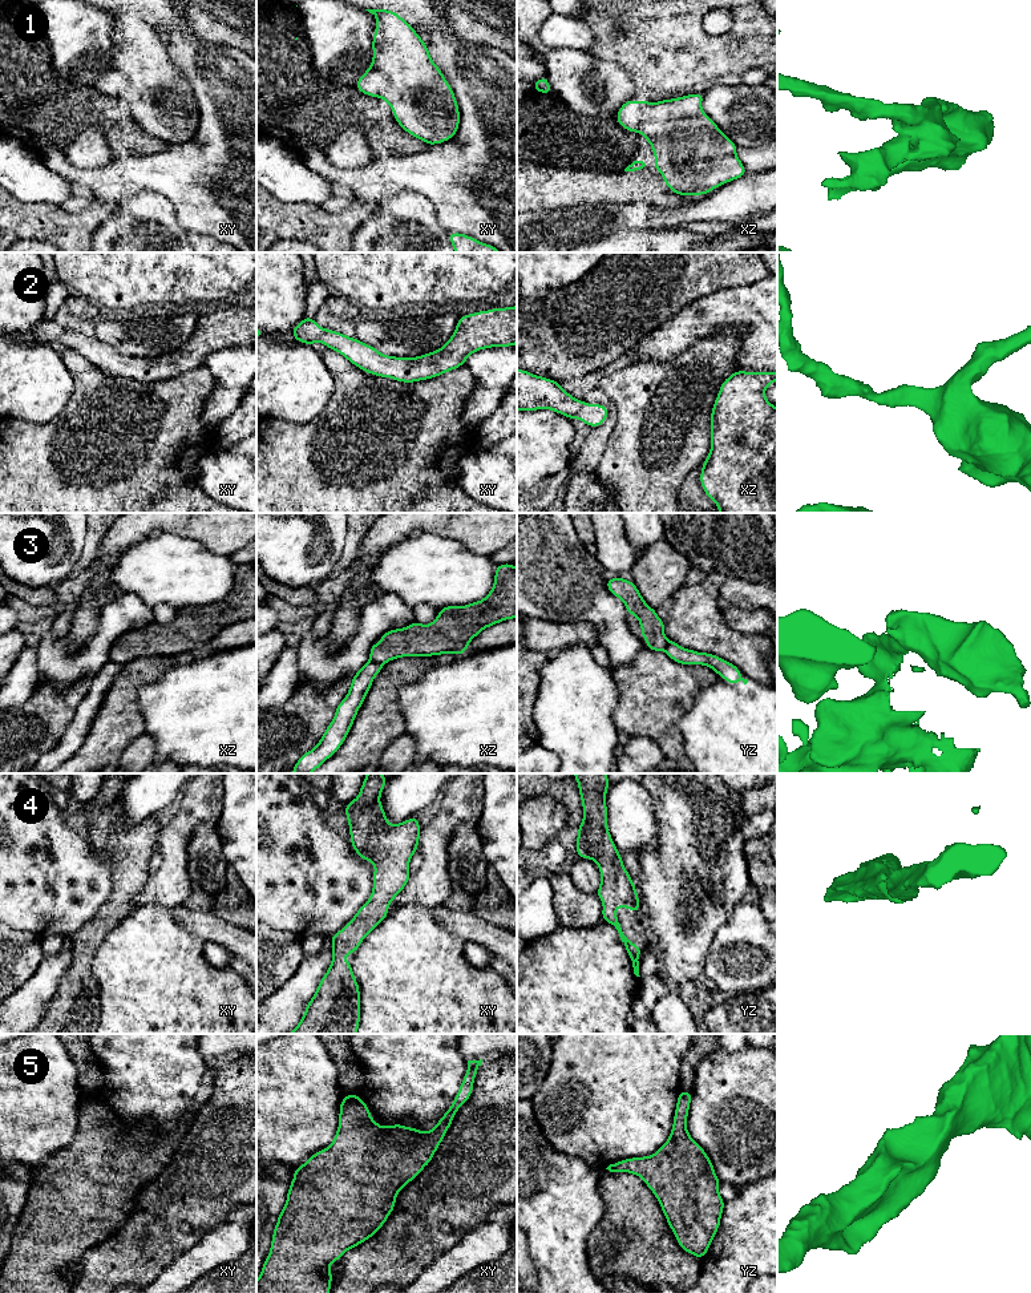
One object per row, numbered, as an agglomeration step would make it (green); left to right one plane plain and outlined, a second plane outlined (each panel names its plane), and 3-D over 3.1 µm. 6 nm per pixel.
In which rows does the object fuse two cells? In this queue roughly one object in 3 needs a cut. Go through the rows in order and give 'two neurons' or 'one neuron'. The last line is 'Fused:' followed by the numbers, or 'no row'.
1: one neuron
2: one neuron
3: two neurons
4: one neuron
5: one neuron
Fused: 3

